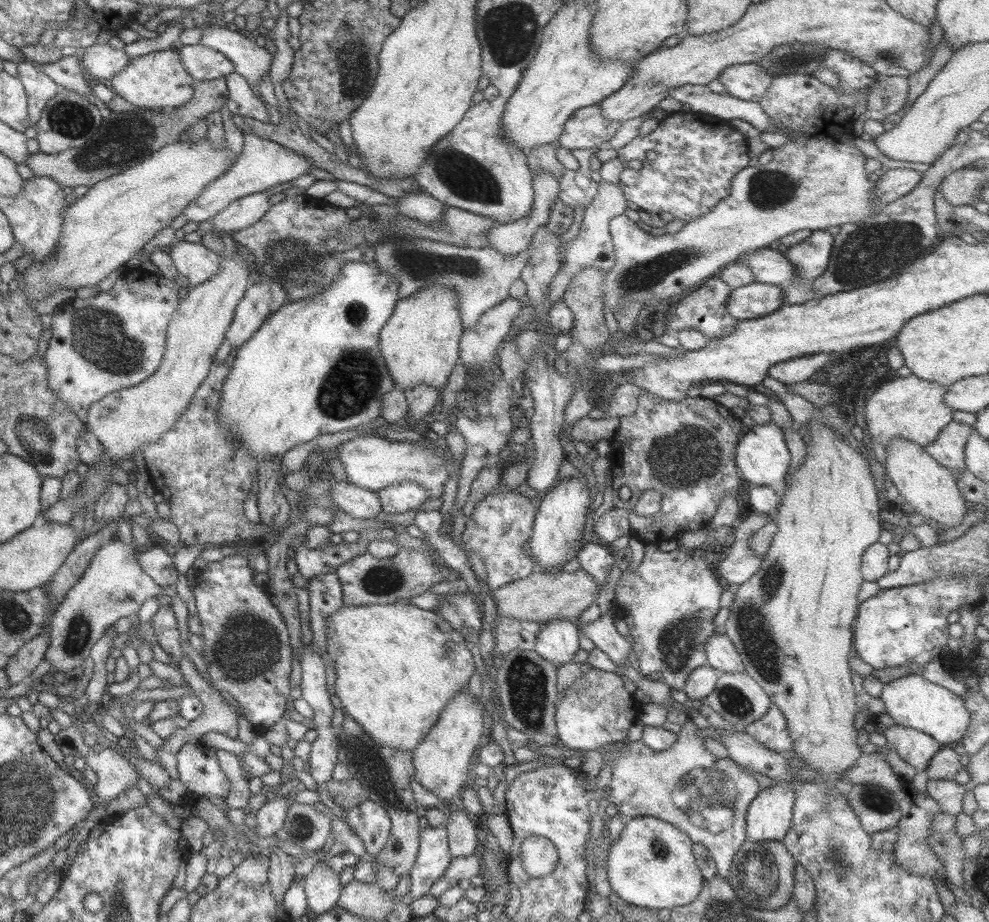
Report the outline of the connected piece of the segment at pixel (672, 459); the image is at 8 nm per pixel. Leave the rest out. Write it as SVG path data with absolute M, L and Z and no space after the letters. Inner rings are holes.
M683 397L679 402L663 398L639 398L637 407L630 416L620 416L619 426L608 441L609 453L606 458L611 470L611 489L613 489L613 508L629 512L630 531L643 544L657 546L661 541L676 540L685 532L692 532L709 524L723 495L738 496L737 488L743 483L735 466L734 452L740 435L746 428L740 418L735 418L729 409L712 399ZM627 486L631 495L621 500L618 491ZM647 490L655 490L662 496L659 511L651 517L636 516L631 513L638 496Z

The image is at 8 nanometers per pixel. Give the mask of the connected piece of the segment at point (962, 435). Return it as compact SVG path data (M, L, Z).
M951 420L932 443L924 446L924 451L947 470L961 471L966 468L963 450L971 430L972 426Z

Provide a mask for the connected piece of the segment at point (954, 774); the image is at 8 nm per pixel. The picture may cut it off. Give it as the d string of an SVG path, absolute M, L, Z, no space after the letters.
M945 747L935 752L929 759L925 767L925 776L927 781L952 781L959 785L965 785L970 779L967 770L959 763L957 753Z

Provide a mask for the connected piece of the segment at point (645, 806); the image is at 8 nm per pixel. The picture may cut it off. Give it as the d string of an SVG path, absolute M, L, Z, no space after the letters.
M691 720L680 726L677 739L668 749L654 753L642 742L621 742L621 749L607 750L602 754L603 767L609 766L611 773L606 786L611 812L619 812L622 819L633 817L653 817L668 822L685 833L692 843L703 846L711 854L715 864L715 876L726 879L732 864L733 855L746 841L745 815L753 797L759 792L759 786L743 767L736 765L731 759L713 757L703 745L703 737L697 732L697 727Z

